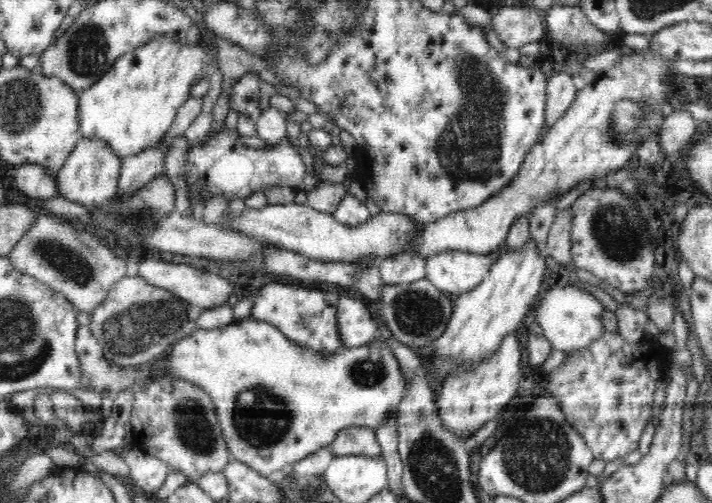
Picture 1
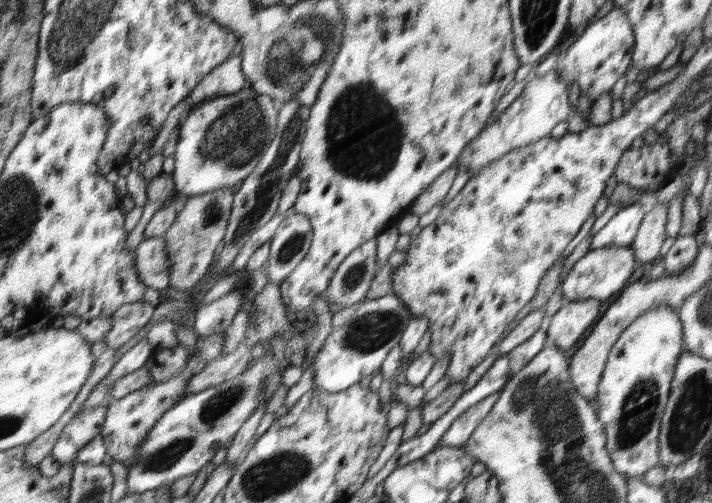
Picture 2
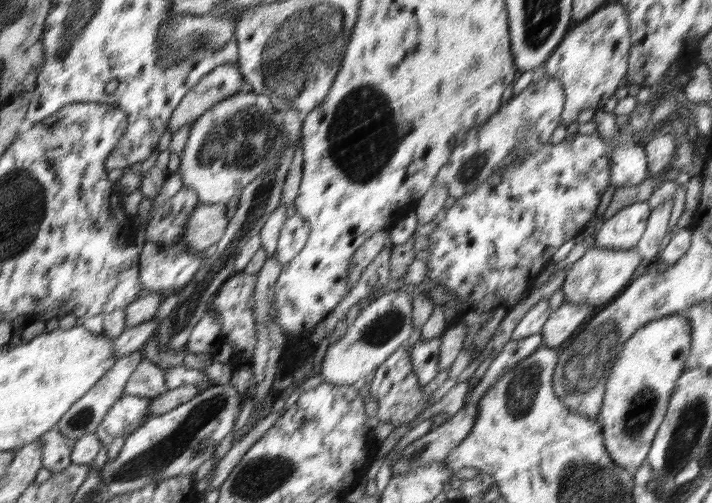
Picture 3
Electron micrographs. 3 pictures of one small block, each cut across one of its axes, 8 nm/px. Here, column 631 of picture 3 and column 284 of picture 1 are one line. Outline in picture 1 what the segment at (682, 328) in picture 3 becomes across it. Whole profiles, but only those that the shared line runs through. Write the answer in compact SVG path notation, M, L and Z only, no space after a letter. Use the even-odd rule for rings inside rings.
M251 315L241 321L232 320L230 324L224 325L221 328L208 330L198 329L197 331L194 331L186 338L177 341L172 347L172 350L169 351L159 363L152 363L150 366L145 364L137 365L136 367L123 367L115 365L114 363L110 364L110 361L106 360L106 357L104 357L104 351L102 351L102 347L100 347L98 341L92 338L91 331L84 326L78 326L76 338L77 340L74 348L76 349L76 352L78 352L80 359L79 367L82 371L83 385L85 385L88 390L97 390L99 393L108 390L108 392L112 392L115 396L120 390L130 390L130 388L133 389L136 384L146 382L146 380L150 378L150 374L162 376L162 374L166 374L166 372L169 372L169 374L175 376L175 378L191 382L194 386L207 392L207 395L214 401L218 422L232 459L250 465L250 468L253 468L256 472L259 472L264 476L278 470L285 471L288 467L292 466L293 463L302 460L302 458L306 458L308 454L314 454L314 452L316 453L320 448L330 445L334 442L334 436L336 436L338 432L345 430L345 428L350 428L350 426L371 429L378 428L378 426L384 424L392 416L394 411L397 411L398 404L400 404L400 400L404 398L403 394L406 390L407 382L405 382L398 360L396 360L390 347L383 340L372 340L370 344L360 346L360 348L343 347L342 350L338 350L338 352L334 352L334 354L317 354L317 352L312 352L309 348L306 350L305 348L301 348L299 344L290 342L277 328L274 328L274 326L267 322L254 320L251 318Z

